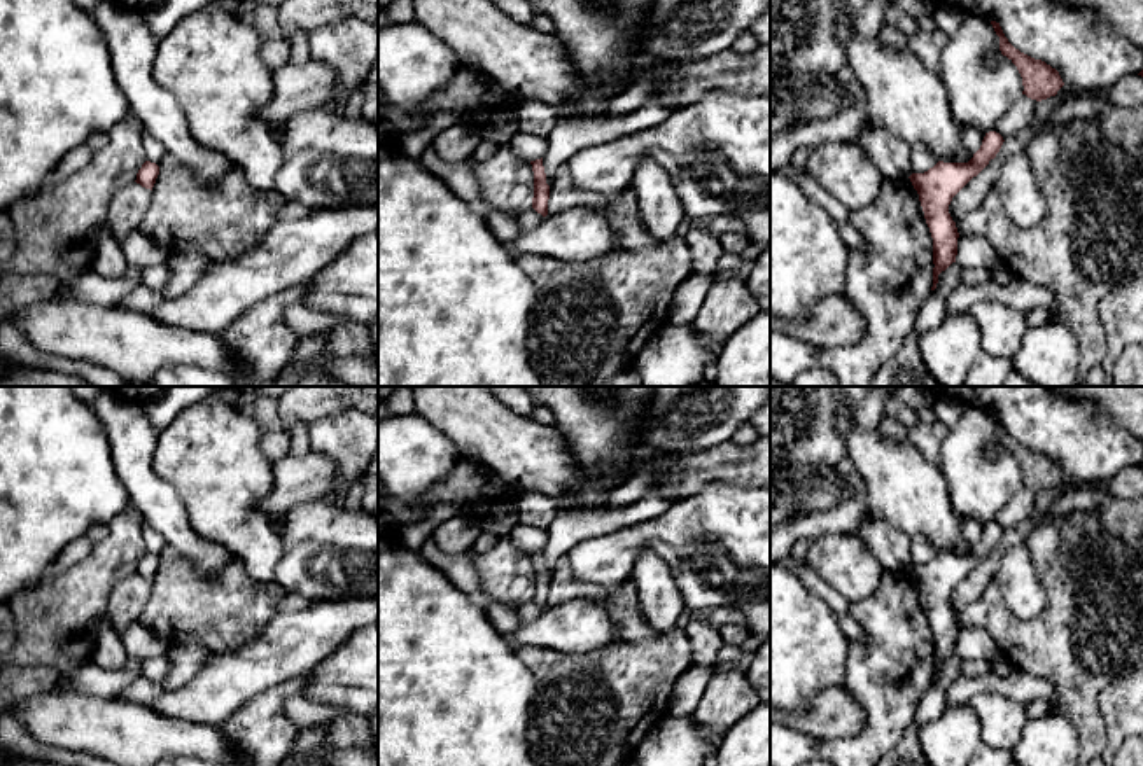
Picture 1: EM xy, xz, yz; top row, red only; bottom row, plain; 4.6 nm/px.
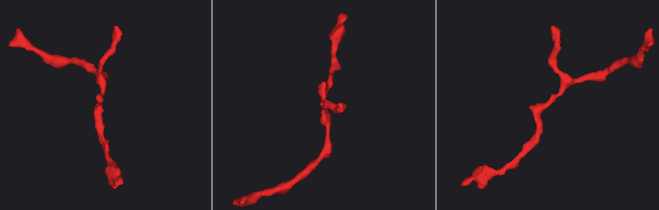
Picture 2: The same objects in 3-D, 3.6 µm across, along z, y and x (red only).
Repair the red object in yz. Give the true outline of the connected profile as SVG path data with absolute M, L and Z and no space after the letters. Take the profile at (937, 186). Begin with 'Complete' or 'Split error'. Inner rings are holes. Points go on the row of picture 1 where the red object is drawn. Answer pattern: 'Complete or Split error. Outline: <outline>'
Complete. Outline: M996 131L985 133L980 149L968 163L938 161L924 173L912 173L908 178L919 194L926 224L933 238L933 287L936 289L938 275L945 271L957 255L957 227L949 213L952 198L977 177L991 159L996 157L1003 145L1003 136Z

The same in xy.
Complete. Outline: M145 161L138 170L135 182L152 191L158 175L159 175L159 166L156 163Z

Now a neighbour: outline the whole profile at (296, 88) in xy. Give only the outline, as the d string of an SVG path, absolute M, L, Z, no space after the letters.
M308 58L303 65L287 63L273 75L273 94L259 117L280 129L298 112L315 108L338 89L338 73L324 61Z

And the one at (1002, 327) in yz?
M999 301L977 303L968 313L980 327L982 352L1013 360L1027 331L1026 315Z

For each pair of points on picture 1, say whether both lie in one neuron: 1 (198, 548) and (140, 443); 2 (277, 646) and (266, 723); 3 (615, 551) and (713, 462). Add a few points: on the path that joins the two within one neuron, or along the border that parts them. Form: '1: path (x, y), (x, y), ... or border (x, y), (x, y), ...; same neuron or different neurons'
1: path (172, 522), (142, 485), (140, 469); same neuron
2: border (305, 674), (256, 693), (237, 710); different neurons
3: border (709, 483), (673, 504); different neurons

